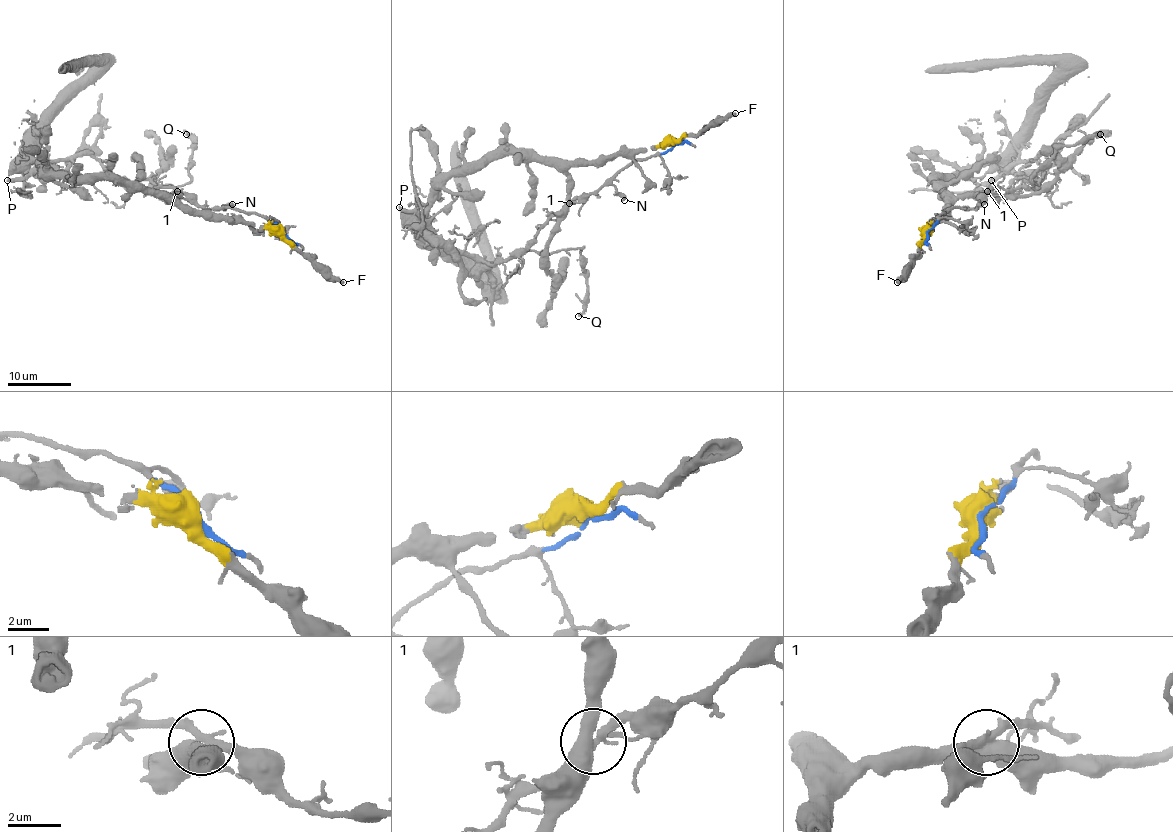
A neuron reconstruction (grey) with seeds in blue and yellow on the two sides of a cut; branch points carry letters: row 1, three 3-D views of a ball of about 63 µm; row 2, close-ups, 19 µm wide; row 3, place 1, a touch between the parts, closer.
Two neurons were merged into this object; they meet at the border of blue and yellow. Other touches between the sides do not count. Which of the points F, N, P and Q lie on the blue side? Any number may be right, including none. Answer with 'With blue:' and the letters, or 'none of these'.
With blue: N, P, Q

